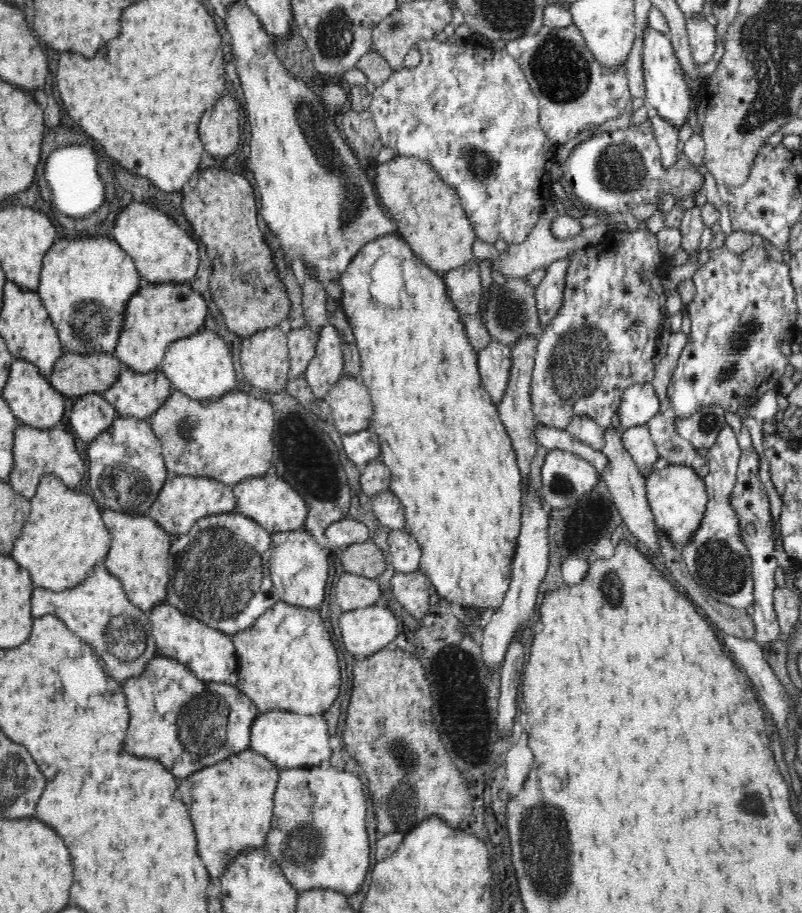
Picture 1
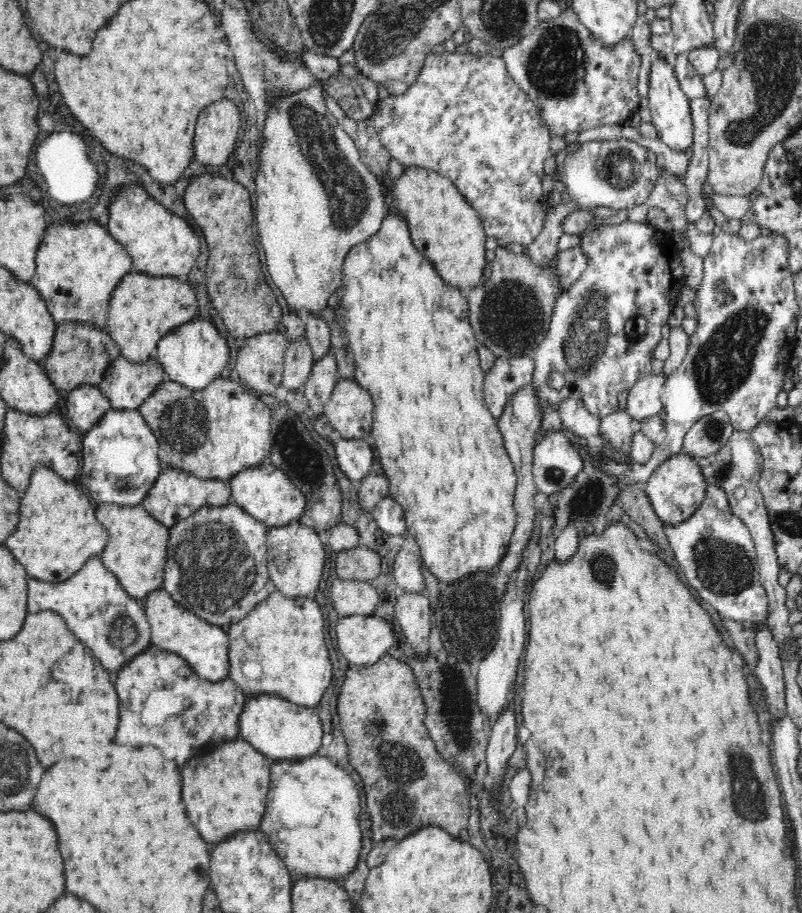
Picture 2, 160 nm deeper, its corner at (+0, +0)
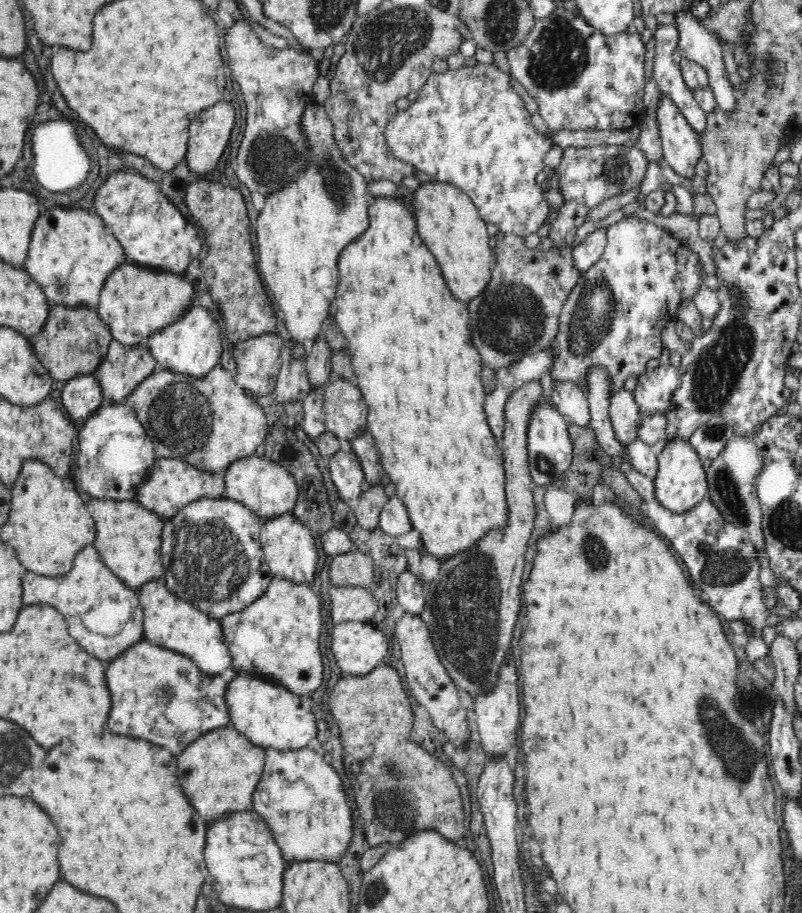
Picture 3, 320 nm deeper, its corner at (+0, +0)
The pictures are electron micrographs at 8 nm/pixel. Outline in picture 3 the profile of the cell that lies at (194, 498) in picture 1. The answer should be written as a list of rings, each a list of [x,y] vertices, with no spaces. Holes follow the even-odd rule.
[[[157,458],[149,476],[138,486],[135,499],[164,520],[170,520],[184,508],[184,505],[189,505],[198,498],[220,498],[223,492],[223,473],[211,473],[181,460]]]

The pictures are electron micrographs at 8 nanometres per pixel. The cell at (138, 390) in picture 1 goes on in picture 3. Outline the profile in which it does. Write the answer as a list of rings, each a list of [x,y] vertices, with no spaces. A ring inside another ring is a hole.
[[[113,339],[94,374],[105,398],[121,404],[140,382],[153,374],[155,368],[156,359],[146,343],[126,346]]]

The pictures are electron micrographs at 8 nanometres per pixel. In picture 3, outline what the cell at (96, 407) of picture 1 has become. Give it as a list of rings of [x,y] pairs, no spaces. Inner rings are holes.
[[[94,373],[70,378],[60,392],[63,408],[76,421],[93,415],[101,408],[104,397],[102,387]]]

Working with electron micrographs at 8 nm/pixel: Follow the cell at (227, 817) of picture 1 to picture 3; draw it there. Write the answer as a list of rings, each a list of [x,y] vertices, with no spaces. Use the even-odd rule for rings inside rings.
[[[232,724],[205,733],[176,758],[182,790],[205,824],[252,807],[252,796],[265,766],[265,750],[246,739]]]

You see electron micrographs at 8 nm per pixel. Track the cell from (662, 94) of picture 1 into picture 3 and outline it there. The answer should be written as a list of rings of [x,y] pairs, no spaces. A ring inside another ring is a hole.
[[[664,94],[655,117],[659,124],[664,163],[676,174],[691,180],[696,175],[696,164],[703,157],[700,135]]]

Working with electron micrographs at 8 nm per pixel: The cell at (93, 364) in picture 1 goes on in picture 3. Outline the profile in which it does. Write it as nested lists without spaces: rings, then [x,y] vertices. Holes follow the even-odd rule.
[[[66,305],[50,306],[49,317],[41,332],[29,338],[35,355],[49,375],[53,379],[67,381],[78,375],[94,373],[104,360],[113,339],[108,325],[98,316],[97,309]]]

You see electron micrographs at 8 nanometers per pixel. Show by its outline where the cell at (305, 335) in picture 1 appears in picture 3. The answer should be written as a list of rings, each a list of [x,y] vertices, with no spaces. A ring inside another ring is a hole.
[[[292,359],[286,364],[282,364],[276,378],[274,396],[276,403],[286,405],[294,401],[303,401],[311,391],[305,361],[302,359]]]

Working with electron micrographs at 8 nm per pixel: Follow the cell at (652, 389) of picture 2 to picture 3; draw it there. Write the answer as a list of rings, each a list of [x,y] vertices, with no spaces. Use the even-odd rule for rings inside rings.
[[[670,363],[658,365],[646,370],[646,374],[638,376],[638,384],[634,390],[634,398],[640,413],[668,412],[671,396],[680,386],[679,368]]]

